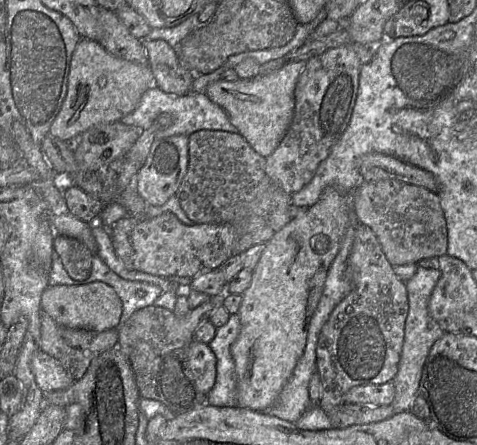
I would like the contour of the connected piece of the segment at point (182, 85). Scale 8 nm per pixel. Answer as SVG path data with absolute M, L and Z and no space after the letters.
M162 39L140 40L143 42L147 64L154 77L154 86L164 93L189 93L195 73L180 65L176 48Z

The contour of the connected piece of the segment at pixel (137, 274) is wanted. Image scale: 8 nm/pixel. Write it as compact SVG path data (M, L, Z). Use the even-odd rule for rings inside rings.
M90 223L92 225L92 233L97 243L97 253L107 266L118 274L120 277L127 280L146 280L151 282L160 283L163 289L167 288L166 278L154 276L137 270L127 270L123 262L115 254L112 239L107 227L103 227L96 223Z

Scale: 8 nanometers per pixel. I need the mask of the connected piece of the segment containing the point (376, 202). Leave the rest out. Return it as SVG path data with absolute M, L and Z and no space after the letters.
M396 179L363 181L352 195L352 208L357 221L371 228L392 266L447 254L447 223L436 192Z

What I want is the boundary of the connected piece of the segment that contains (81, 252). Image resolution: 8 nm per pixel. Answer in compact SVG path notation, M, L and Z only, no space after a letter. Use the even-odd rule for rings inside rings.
M56 235L53 250L60 257L65 270L74 280L89 277L94 254L76 239Z

